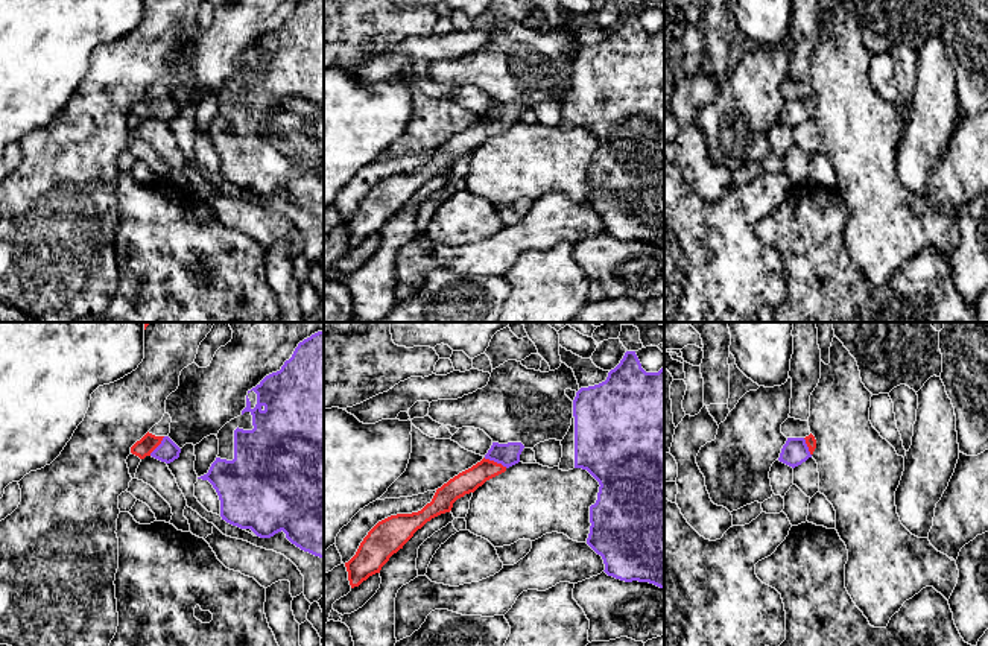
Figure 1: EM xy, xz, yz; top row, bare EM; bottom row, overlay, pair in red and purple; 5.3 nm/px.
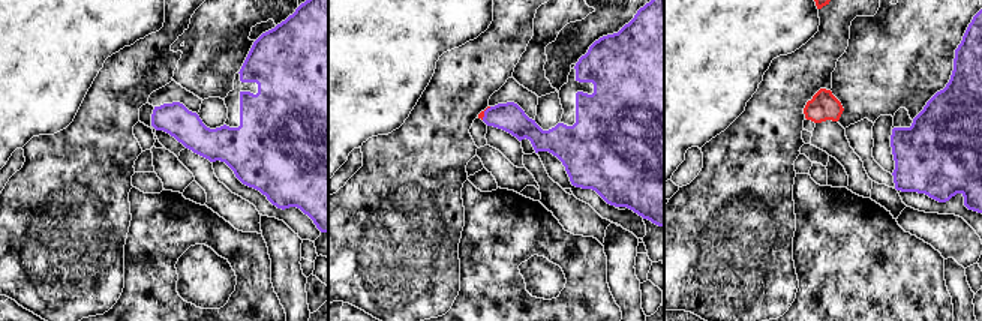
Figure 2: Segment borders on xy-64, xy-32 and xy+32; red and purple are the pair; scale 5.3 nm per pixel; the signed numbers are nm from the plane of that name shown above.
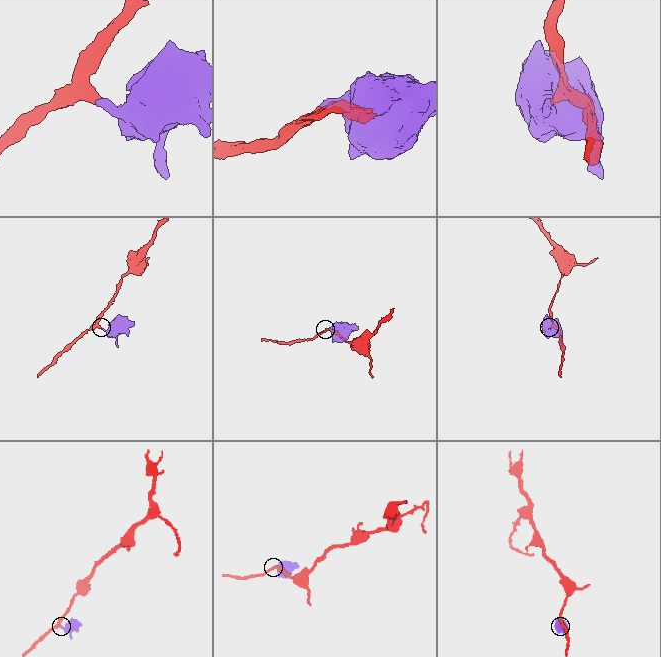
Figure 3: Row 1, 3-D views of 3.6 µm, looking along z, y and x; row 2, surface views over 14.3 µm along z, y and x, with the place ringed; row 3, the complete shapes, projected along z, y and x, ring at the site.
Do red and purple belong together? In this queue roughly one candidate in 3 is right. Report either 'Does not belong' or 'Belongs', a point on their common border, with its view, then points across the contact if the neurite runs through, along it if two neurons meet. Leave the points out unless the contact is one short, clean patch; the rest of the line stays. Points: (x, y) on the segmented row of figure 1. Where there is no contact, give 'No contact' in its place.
Belongs. Touches red at xz (496, 462). Path across: xz (468, 481), (496, 462), (508, 455)

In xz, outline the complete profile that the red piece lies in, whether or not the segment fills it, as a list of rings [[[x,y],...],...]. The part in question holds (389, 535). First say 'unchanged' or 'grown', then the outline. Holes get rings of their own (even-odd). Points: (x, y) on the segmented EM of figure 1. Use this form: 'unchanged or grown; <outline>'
grown; [[[492,442],[485,458],[436,489],[430,503],[412,514],[397,514],[378,521],[363,538],[356,555],[345,562],[351,588],[380,573],[397,553],[432,518],[450,512],[453,503],[474,492],[486,480],[520,462],[521,442]]]

